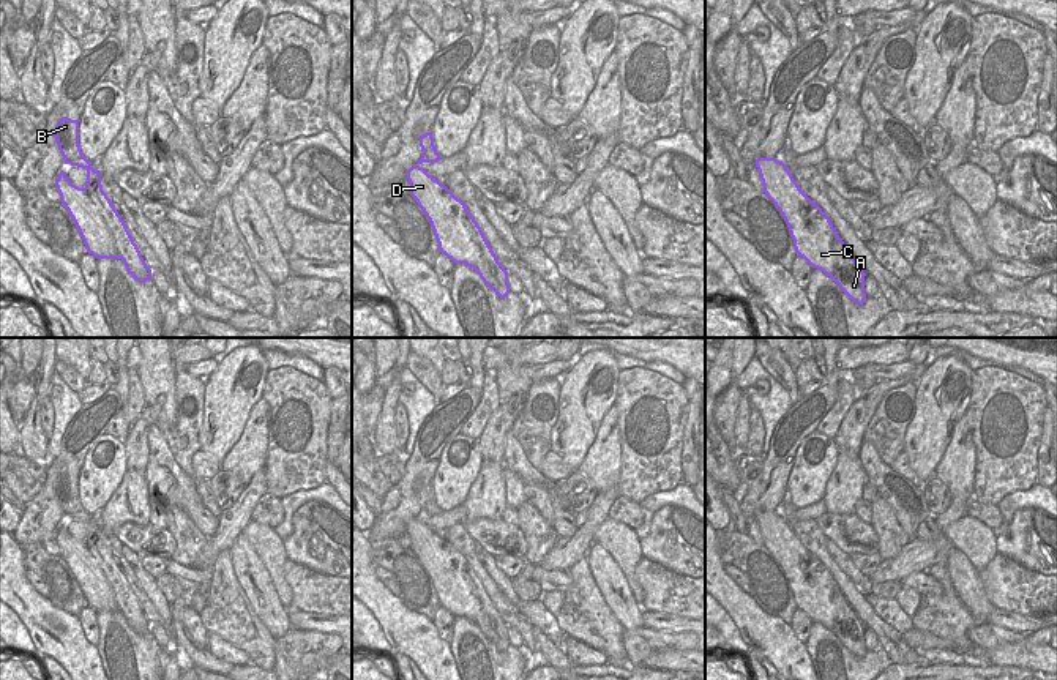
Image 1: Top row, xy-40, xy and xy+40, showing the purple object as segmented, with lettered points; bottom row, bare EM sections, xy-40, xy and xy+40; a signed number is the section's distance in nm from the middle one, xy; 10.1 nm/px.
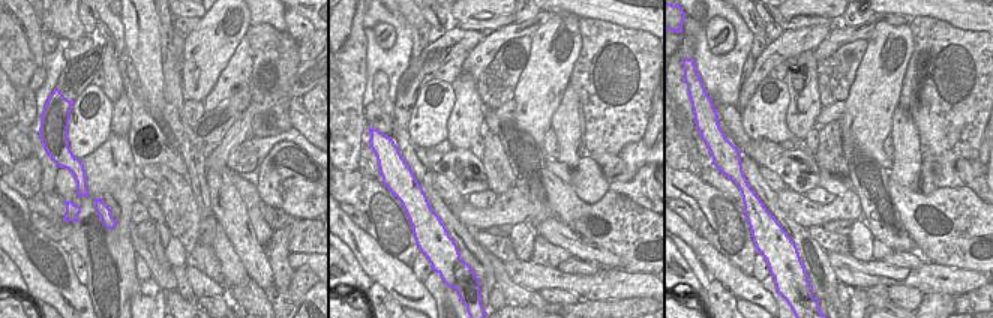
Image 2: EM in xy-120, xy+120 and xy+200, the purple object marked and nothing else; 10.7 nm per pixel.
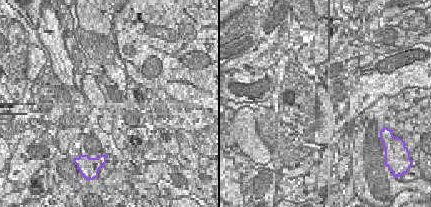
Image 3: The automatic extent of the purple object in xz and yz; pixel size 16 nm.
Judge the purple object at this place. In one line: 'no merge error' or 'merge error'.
merge error

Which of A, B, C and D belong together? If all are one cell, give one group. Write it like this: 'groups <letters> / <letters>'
groups A B / C D

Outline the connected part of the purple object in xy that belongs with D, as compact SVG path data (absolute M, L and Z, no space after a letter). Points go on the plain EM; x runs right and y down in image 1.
M420 519L407 524L407 533L410 549L431 576L440 606L476 625L473 618L481 609L481 600L473 593L467 566L451 554L450 543Z

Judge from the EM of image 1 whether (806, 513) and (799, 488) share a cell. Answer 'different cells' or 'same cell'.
different cells

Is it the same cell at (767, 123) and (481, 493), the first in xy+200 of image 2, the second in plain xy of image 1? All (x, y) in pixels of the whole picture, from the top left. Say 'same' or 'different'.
different

